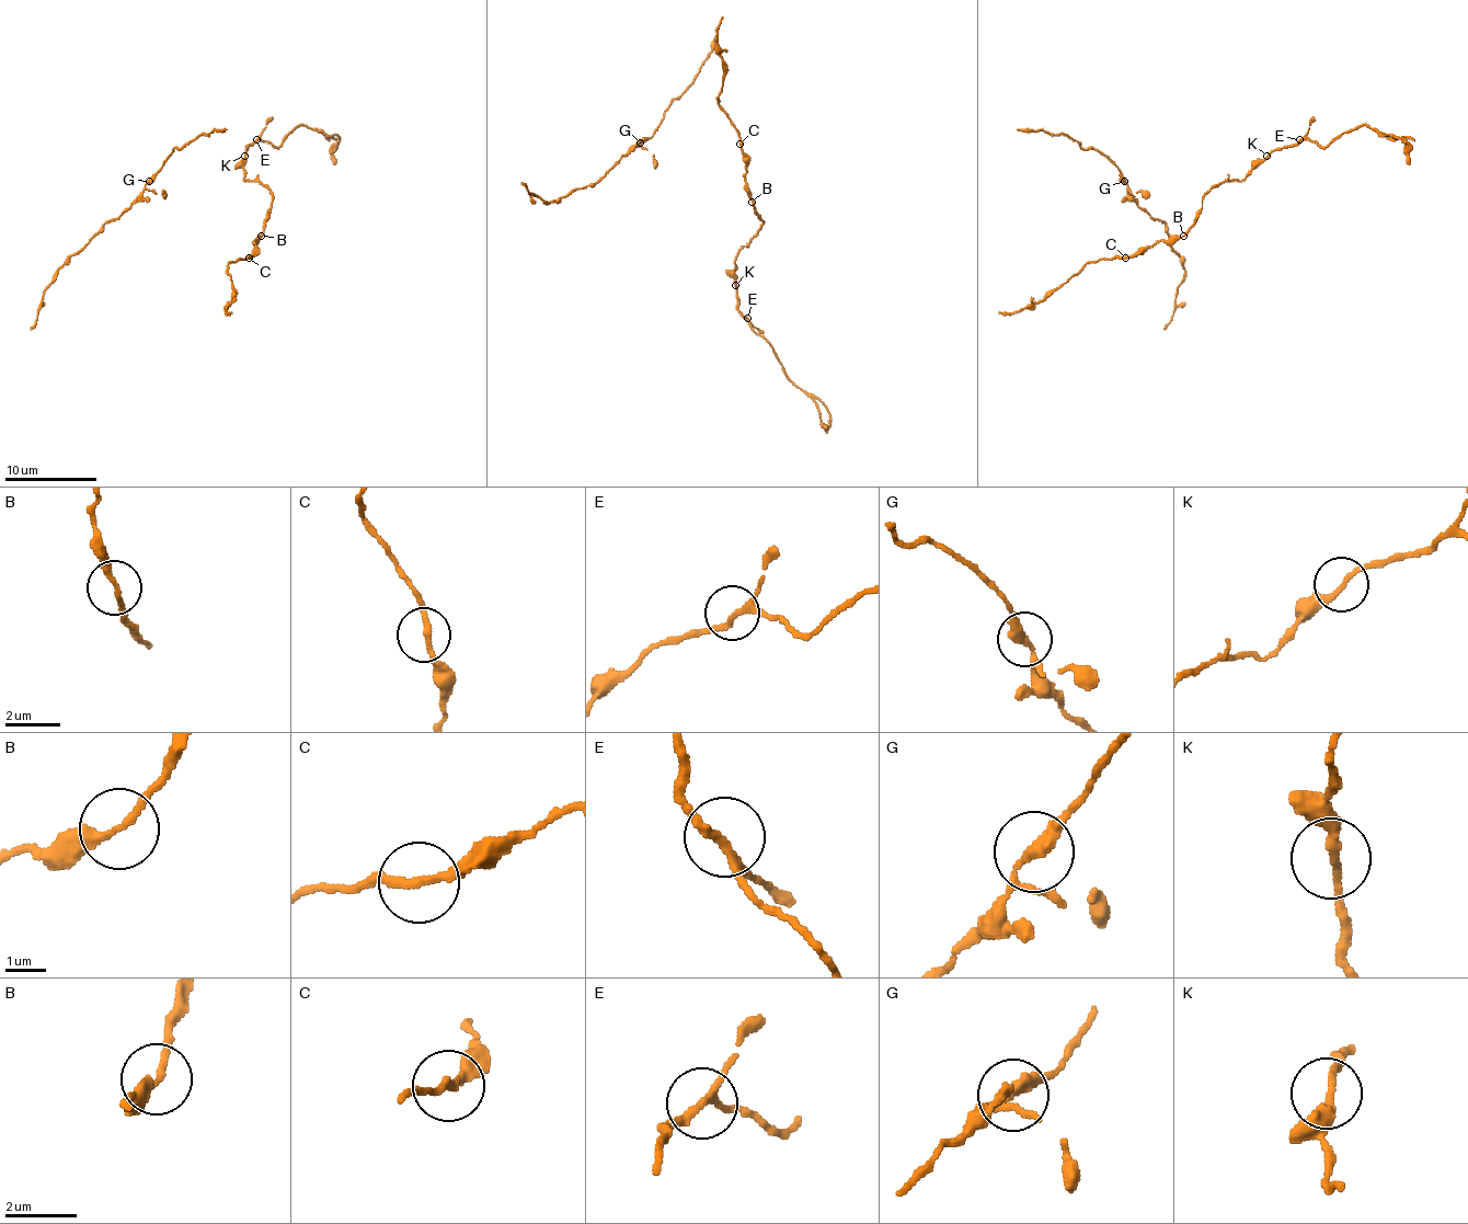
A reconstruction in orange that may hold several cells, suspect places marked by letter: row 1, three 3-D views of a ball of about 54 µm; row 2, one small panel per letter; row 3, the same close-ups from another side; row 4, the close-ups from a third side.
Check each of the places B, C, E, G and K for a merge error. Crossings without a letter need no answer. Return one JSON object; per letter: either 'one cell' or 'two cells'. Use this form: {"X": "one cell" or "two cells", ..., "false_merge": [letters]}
{"B": "one cell", "C": "one cell", "E": "one cell", "G": "one cell", "K": "one cell", "false_merge": []}

